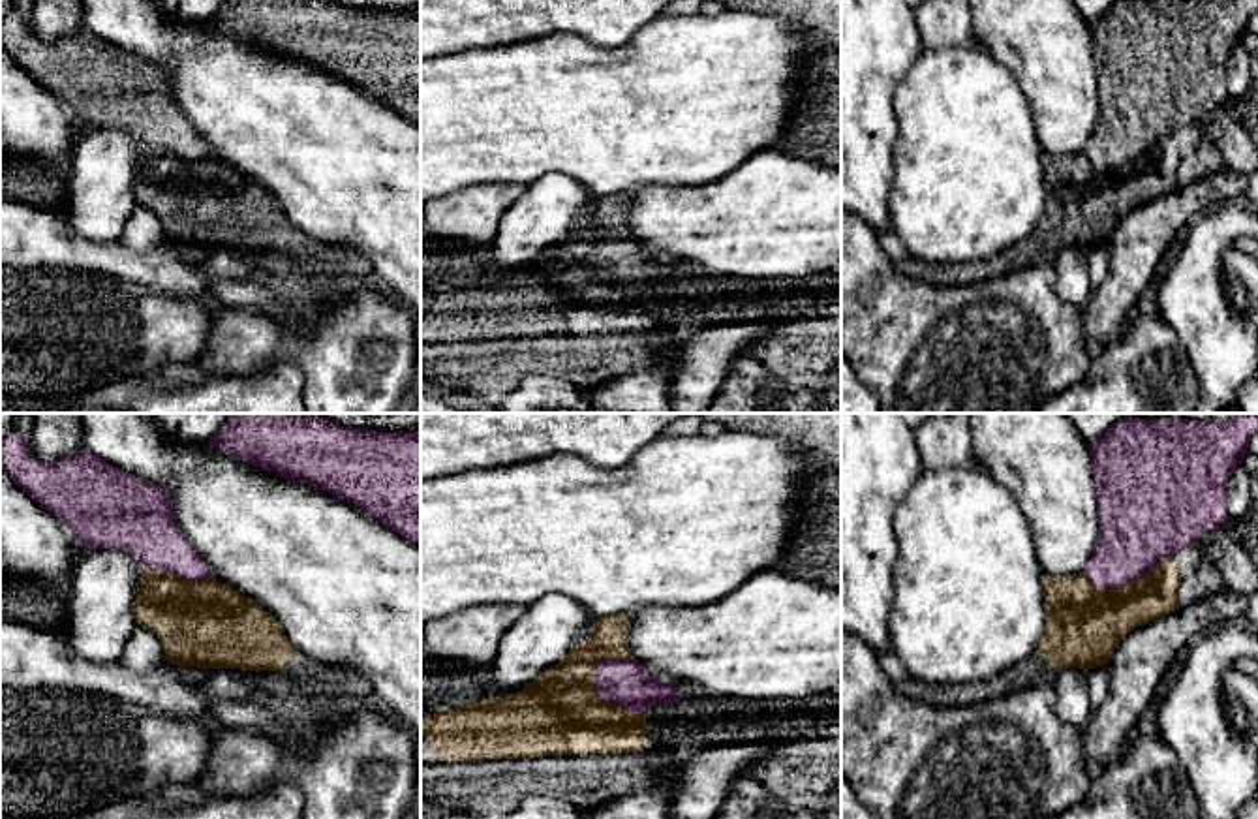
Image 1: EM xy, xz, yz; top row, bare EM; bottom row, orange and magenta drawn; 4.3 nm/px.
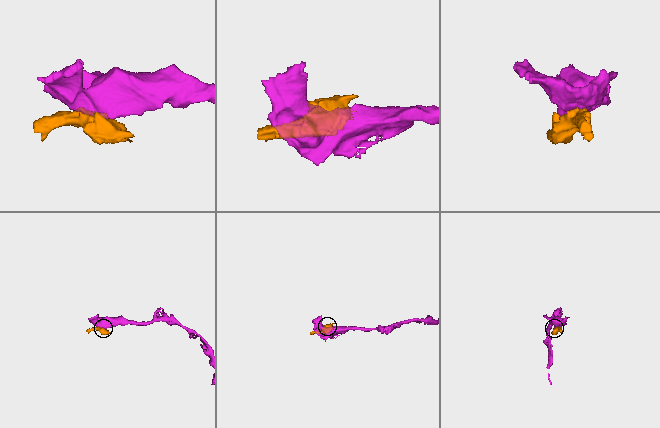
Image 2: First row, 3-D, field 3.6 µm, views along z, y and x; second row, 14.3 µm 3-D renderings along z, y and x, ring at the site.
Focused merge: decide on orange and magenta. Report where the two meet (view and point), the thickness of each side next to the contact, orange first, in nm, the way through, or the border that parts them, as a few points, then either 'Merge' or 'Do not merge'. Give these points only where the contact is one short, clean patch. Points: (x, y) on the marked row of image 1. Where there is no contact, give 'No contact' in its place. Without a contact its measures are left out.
Touches orange at xz (605, 701). Thickness 360 nm (orange) against 200 nm. Do not merge

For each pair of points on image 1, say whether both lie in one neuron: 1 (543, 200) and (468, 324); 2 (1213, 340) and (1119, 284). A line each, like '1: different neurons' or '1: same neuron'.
1: different neurons
2: different neurons

